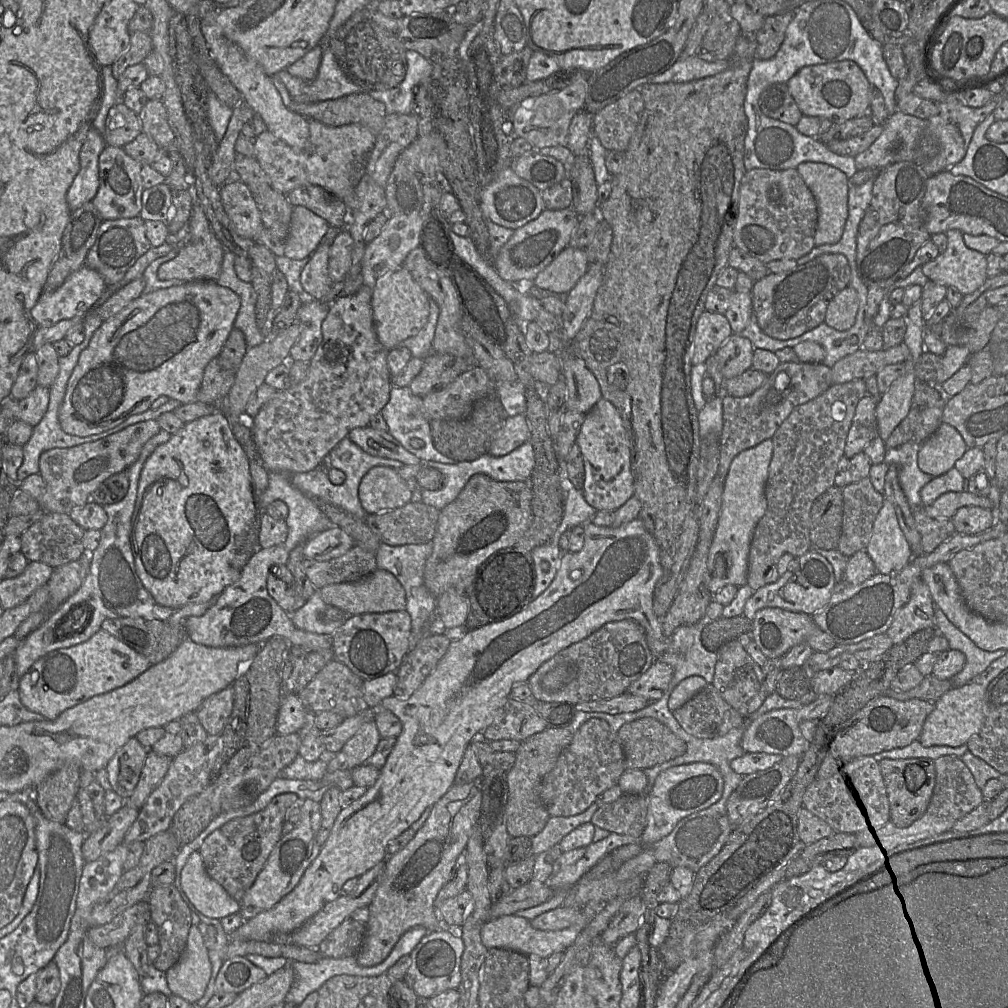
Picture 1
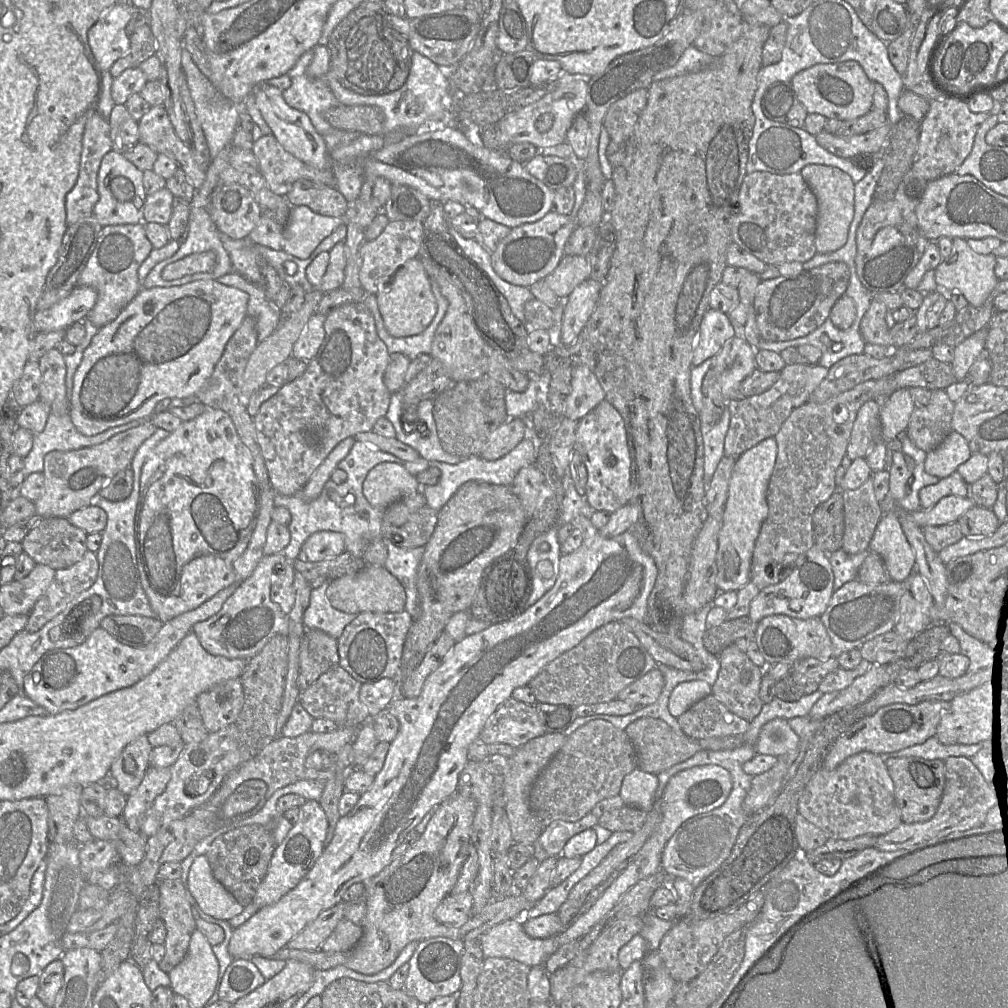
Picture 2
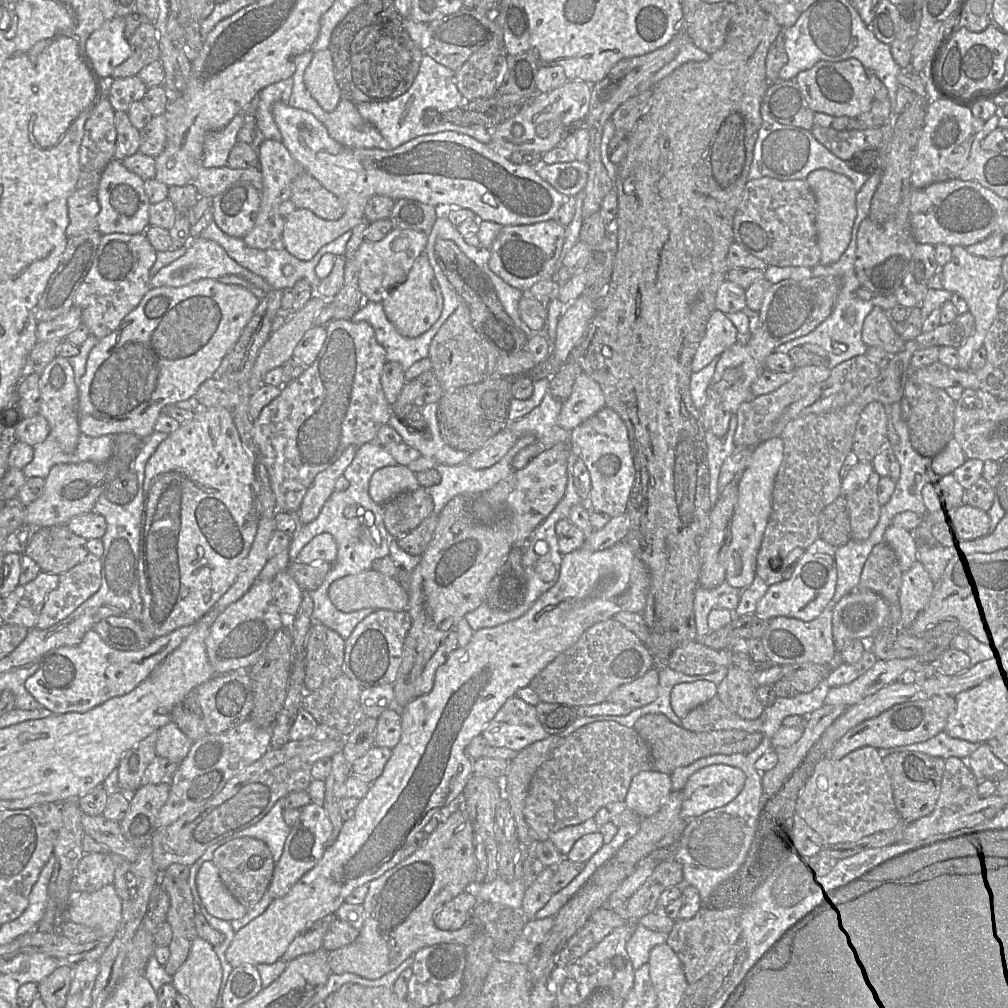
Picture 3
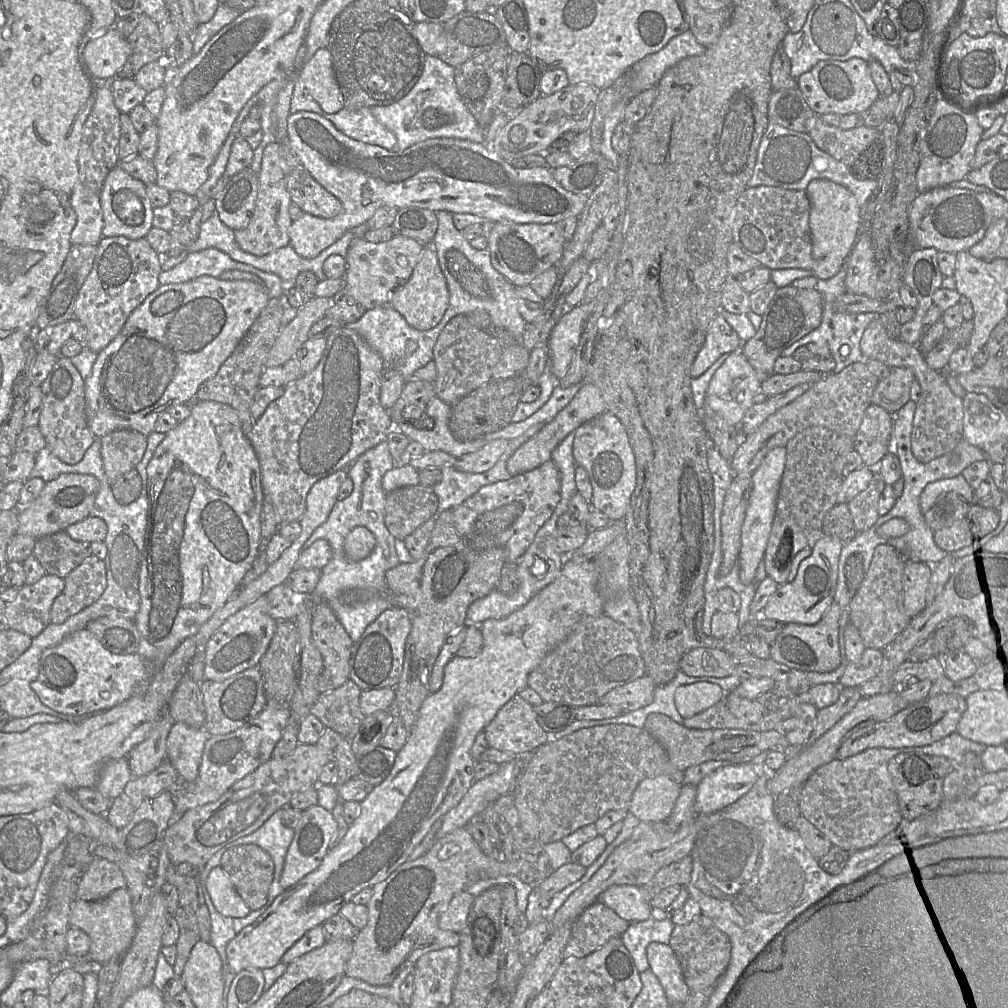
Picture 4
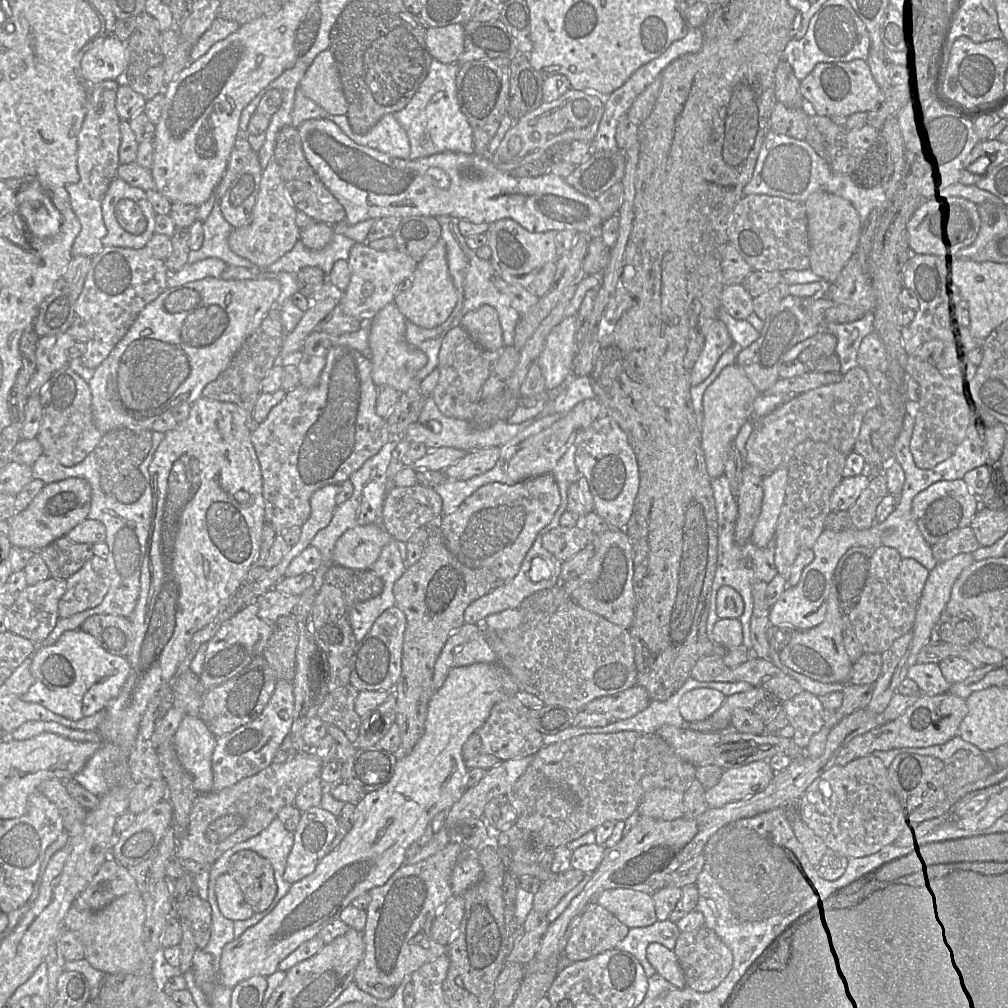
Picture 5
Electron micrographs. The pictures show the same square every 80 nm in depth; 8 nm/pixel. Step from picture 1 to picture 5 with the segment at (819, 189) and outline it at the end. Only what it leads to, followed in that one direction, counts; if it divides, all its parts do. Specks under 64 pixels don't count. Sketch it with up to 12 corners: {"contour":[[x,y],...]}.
{"contour":[[805,201],[810,269],[833,283],[855,254],[861,220],[850,201]]}

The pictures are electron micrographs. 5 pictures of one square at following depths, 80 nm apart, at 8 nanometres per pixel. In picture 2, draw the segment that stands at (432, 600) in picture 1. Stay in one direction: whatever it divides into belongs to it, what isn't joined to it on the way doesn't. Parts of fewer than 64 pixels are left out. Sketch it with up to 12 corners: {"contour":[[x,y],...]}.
{"contour":[[384,540],[384,568],[403,586],[405,610],[419,614],[417,574],[425,547]]}

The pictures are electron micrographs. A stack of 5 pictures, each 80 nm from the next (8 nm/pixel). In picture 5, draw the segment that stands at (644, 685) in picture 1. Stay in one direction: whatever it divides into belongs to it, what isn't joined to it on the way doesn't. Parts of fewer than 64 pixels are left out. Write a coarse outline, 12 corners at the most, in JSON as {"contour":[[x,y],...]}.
{"contour":[[638,684],[599,697],[583,708],[615,720],[628,719],[650,704]]}

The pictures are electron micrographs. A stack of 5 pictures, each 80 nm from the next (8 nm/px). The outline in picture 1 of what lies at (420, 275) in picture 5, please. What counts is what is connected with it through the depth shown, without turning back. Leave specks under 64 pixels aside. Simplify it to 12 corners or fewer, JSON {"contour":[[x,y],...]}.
{"contour":[[403,266],[371,293],[386,350],[426,324],[426,292]]}

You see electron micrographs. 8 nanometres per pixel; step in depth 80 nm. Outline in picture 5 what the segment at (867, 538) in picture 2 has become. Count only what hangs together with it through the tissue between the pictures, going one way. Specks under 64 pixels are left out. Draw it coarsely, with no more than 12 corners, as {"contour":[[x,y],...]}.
{"contour":[[882,470],[871,478],[848,510],[854,528],[868,529],[889,493]]}

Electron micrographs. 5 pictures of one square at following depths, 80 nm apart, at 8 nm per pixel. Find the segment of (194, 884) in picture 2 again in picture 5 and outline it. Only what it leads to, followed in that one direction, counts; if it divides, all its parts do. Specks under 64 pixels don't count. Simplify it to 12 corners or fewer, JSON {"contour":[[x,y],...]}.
{"contour":[[229,873],[217,878],[215,894],[227,919],[254,914]]}

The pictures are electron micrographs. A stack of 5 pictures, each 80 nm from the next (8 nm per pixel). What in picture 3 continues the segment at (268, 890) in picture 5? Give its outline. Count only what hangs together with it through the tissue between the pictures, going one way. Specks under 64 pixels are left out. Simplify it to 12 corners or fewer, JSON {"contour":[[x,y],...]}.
{"contour":[[232,837],[211,860],[247,909],[267,891],[275,862],[268,846]]}

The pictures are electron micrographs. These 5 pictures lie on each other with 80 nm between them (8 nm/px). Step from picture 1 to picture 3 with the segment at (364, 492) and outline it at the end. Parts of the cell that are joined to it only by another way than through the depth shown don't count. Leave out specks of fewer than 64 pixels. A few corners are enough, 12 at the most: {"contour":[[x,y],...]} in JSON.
{"contour":[[406,465],[376,470],[369,495],[378,504],[420,487]]}

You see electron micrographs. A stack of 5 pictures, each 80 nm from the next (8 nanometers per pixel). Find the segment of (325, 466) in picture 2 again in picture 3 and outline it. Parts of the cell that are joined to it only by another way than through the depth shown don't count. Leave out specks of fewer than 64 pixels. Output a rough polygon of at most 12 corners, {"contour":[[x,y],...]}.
{"contour":[[349,446],[315,476],[298,510],[302,524],[317,518],[353,461]]}

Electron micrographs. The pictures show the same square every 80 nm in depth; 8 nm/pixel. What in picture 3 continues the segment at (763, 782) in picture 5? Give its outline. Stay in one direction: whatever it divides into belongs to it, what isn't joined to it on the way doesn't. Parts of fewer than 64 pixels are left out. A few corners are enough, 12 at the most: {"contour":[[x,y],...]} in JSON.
{"contour":[[714,764],[682,789],[681,817],[691,820],[731,802],[745,773]]}

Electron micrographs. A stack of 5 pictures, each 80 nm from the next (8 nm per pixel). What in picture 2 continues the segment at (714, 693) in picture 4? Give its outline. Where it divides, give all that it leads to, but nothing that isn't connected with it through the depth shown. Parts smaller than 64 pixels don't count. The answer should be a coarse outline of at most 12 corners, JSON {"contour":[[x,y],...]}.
{"contour":[[703,680],[678,684],[669,698],[669,712],[678,718],[712,694]]}

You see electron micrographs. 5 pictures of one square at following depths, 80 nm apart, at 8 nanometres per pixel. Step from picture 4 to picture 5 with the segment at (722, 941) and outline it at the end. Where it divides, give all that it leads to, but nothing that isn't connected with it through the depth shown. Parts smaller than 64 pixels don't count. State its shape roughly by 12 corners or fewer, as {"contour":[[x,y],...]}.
{"contour":[[705,925],[681,932],[673,951],[686,985],[716,988],[730,949]]}

